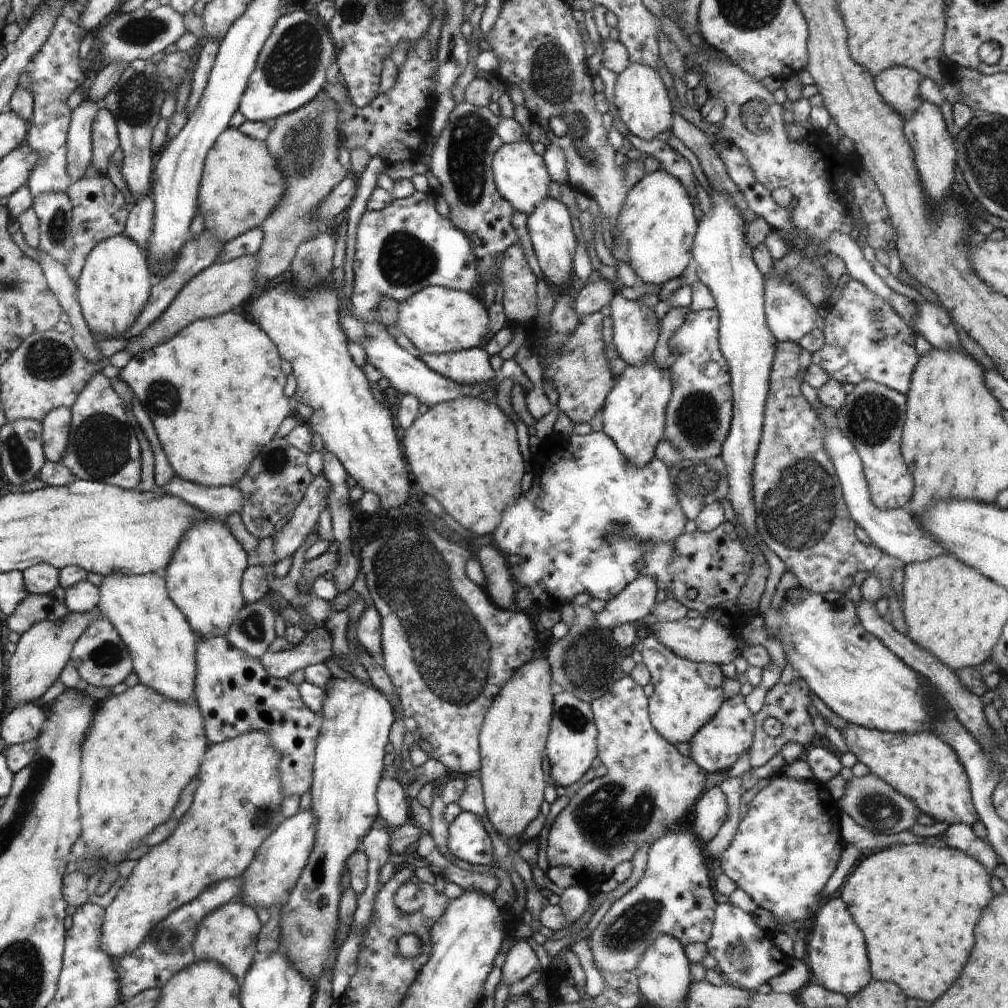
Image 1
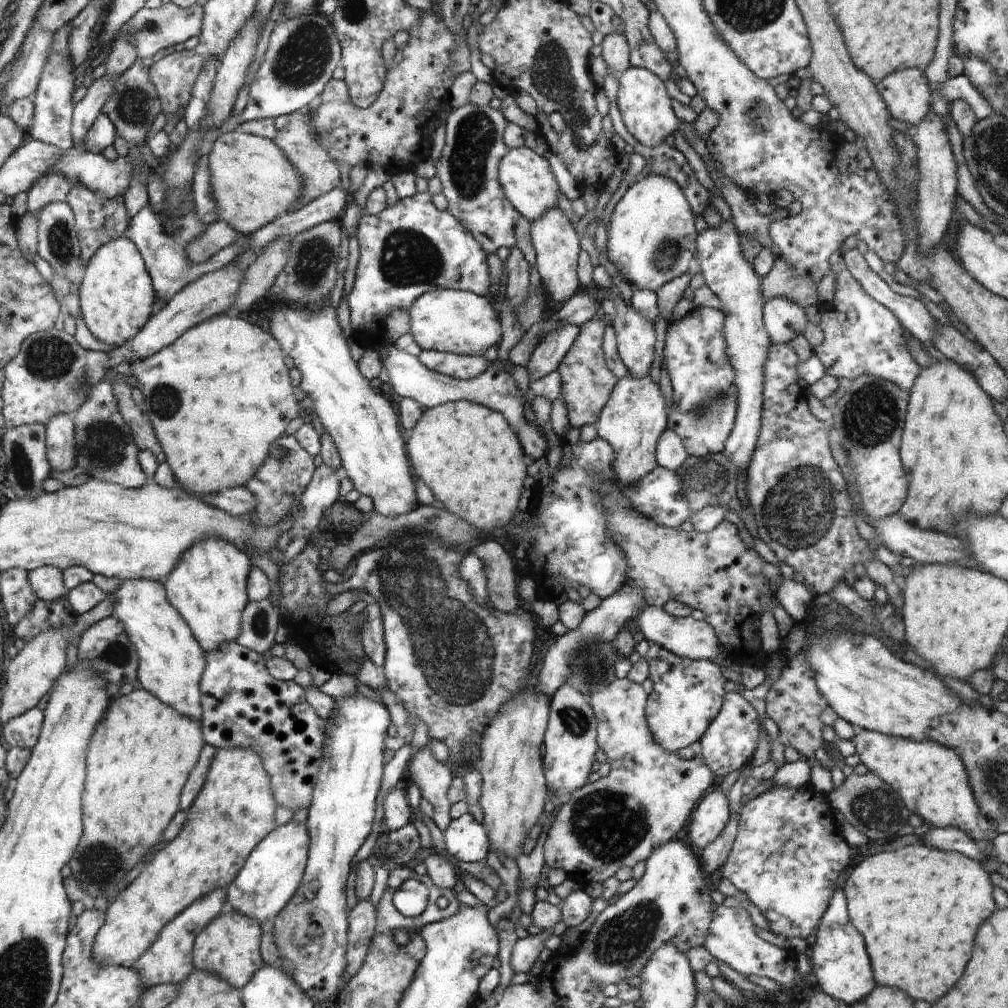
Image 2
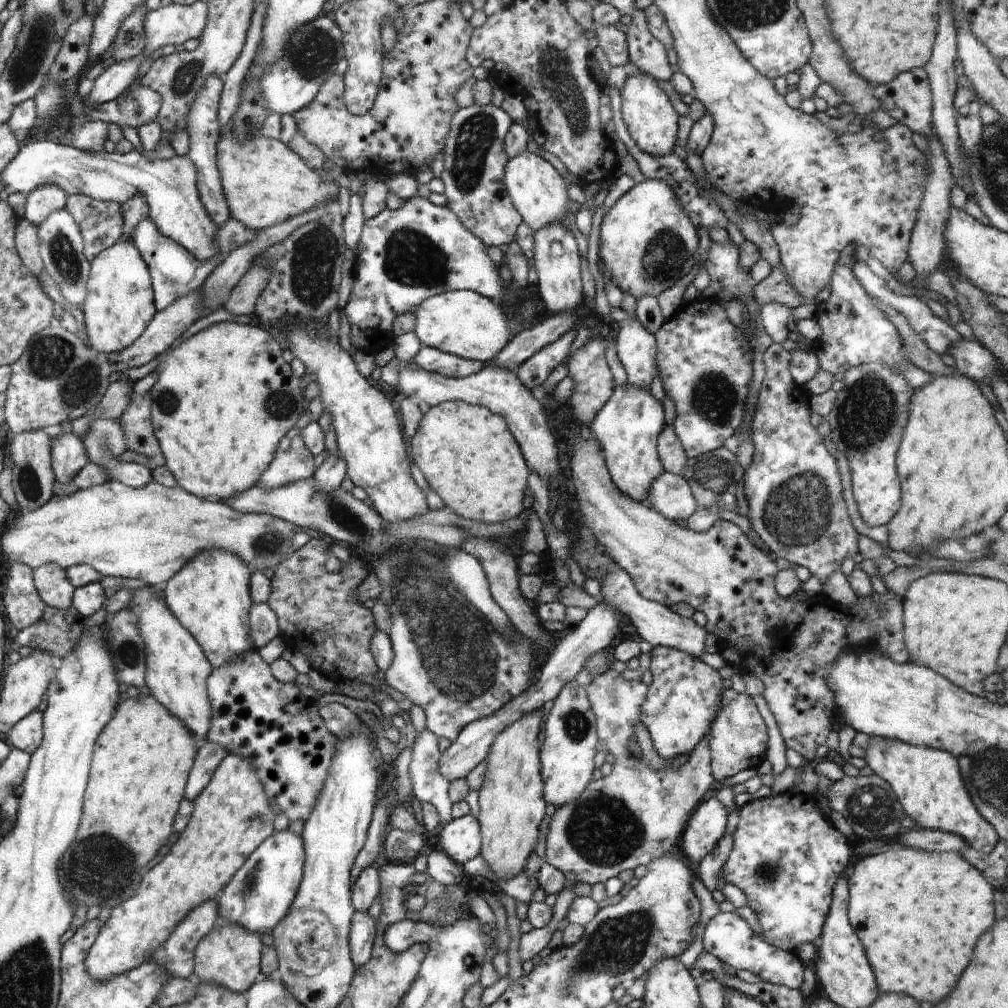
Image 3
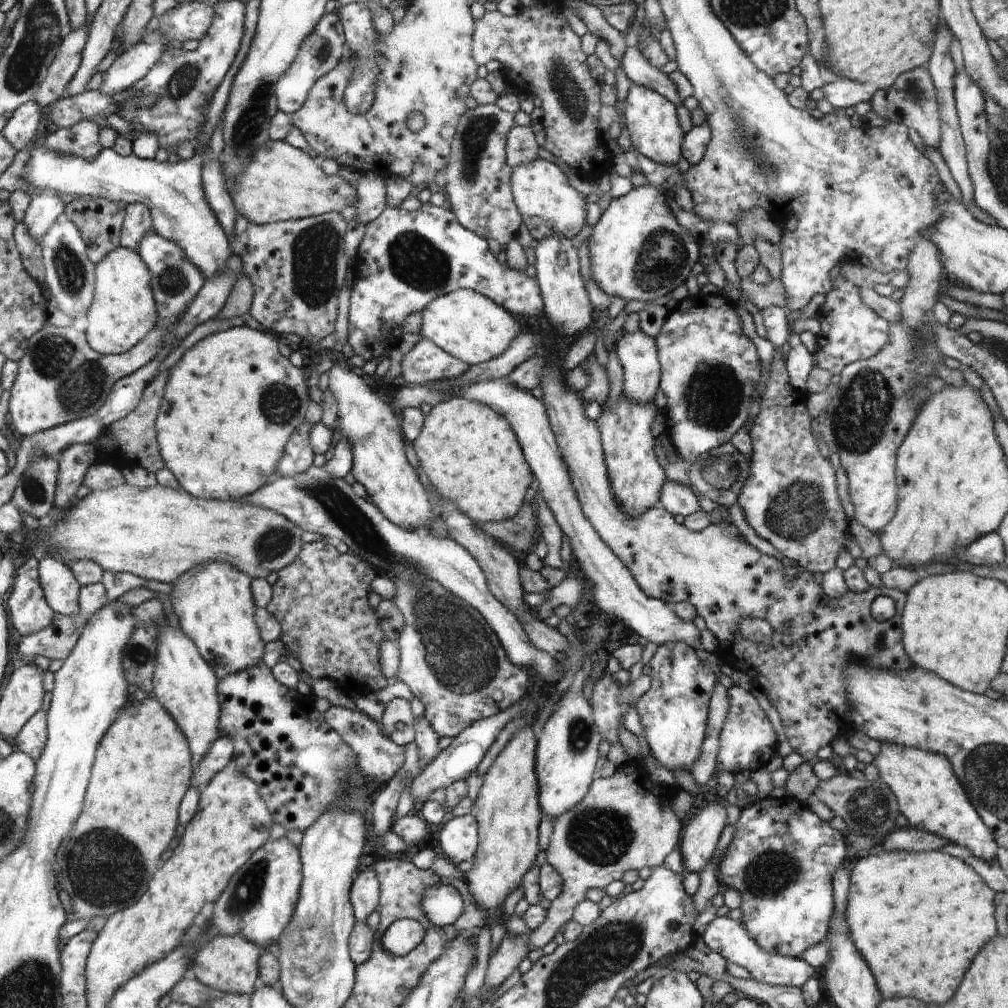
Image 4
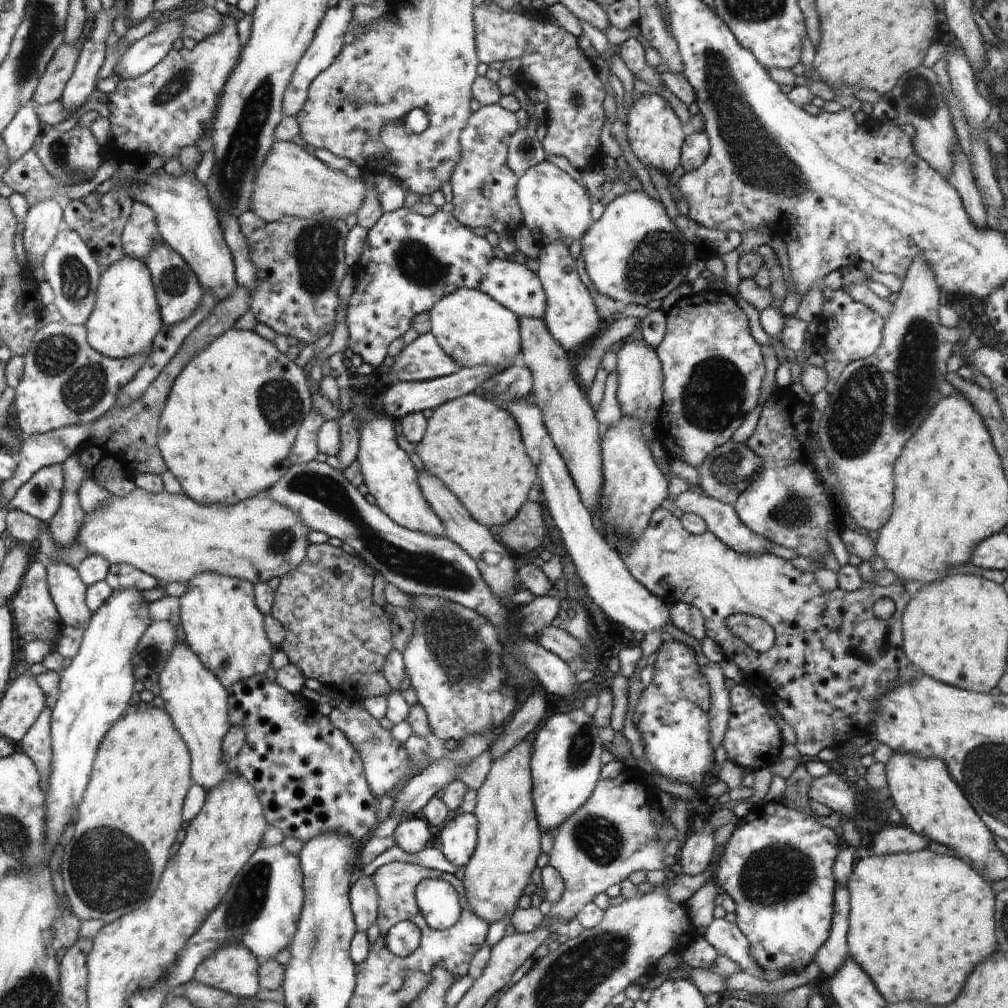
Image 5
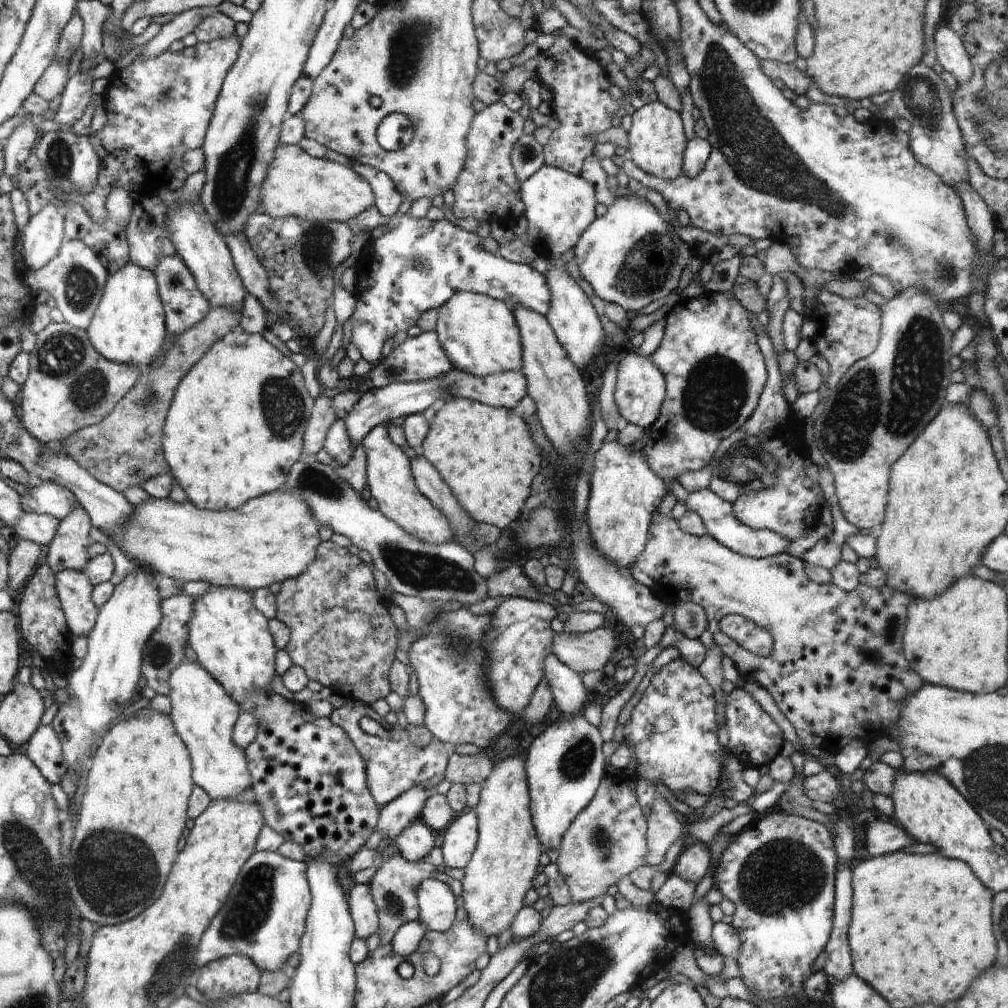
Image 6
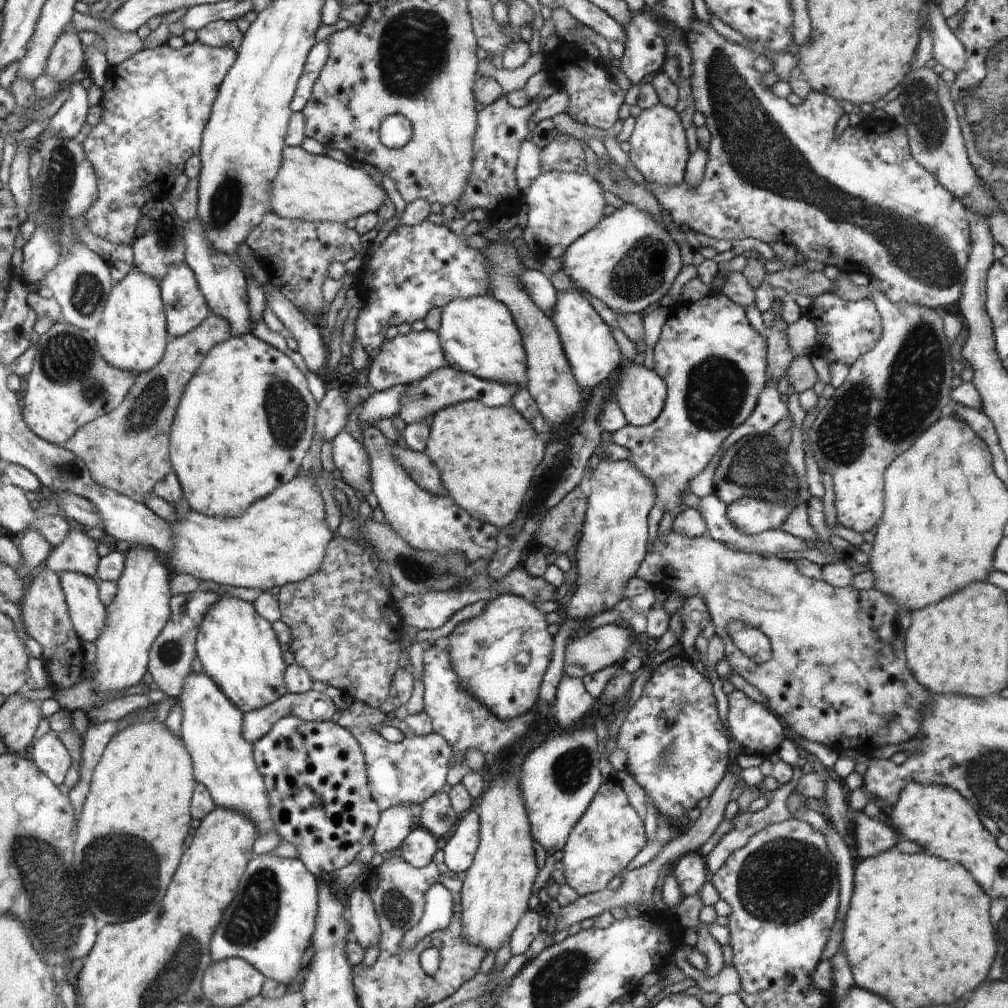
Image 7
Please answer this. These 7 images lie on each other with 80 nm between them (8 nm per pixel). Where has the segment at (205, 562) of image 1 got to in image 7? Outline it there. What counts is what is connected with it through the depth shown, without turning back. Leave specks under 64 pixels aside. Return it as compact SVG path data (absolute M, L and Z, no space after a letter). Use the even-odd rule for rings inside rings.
M223 594L204 617L195 642L197 658L225 695L246 714L276 703L286 694L286 662L272 625L258 614L256 606Z

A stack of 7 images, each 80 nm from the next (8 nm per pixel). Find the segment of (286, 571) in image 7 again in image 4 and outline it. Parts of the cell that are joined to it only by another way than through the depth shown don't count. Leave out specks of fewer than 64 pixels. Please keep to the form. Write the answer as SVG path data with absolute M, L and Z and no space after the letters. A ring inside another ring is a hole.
M124 484L122 486L107 490L97 490L88 493L81 501L77 500L75 507L67 517L64 523L56 523L48 520L49 517L41 523L43 527L48 530L48 540L55 546L61 548L65 556L62 562L66 563L69 559L88 559L90 562L100 565L103 571L113 570L114 572L130 572L141 576L148 580L156 580L156 582L176 582L182 575L190 572L194 567L198 567L201 563L228 563L240 572L246 573L255 579L265 579L271 572L278 572L284 567L288 567L294 559L298 558L302 551L304 543L301 541L302 528L294 524L294 521L281 515L274 509L262 508L260 505L253 505L246 501L221 501L220 499L199 499L198 497L191 497L182 487L174 490L168 487L156 485L145 489L136 488L132 485Z

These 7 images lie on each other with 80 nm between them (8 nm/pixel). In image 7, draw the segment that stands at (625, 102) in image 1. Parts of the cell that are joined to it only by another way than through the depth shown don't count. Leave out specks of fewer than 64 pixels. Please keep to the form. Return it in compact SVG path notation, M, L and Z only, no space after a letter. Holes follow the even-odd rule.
M660 103L644 109L636 117L635 127L628 133L630 142L628 155L648 183L670 187L684 182L685 168L688 166L691 153L686 146L688 142L682 123L681 117L673 108L666 108Z

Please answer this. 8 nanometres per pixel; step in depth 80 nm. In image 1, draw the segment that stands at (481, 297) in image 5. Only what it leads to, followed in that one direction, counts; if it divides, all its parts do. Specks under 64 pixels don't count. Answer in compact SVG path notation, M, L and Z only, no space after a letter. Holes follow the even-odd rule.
M430 285L400 303L397 318L398 338L405 334L421 353L449 353L482 346L488 332L488 312L484 304L459 290Z

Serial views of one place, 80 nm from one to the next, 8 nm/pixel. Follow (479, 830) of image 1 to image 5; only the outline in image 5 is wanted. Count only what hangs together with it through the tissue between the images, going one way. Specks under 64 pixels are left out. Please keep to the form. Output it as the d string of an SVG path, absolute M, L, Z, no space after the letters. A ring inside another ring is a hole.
M457 812L435 834L450 864L465 867L476 850L476 816Z

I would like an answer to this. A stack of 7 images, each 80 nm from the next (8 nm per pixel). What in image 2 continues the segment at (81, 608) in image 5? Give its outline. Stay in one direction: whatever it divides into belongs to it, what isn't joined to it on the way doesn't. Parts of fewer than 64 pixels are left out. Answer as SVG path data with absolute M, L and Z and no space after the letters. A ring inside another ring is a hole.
M45 565L28 574L28 580L38 599L52 602L67 596L68 590L63 581L62 571L58 567Z

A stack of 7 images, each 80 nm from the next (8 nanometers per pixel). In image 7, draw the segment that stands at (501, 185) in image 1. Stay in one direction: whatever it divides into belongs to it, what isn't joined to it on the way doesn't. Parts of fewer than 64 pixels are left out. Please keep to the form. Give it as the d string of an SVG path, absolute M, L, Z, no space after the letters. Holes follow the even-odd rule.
M588 172L540 173L524 195L528 205L528 222L523 230L523 240L531 255L539 262L544 258L560 258L570 246L597 227L604 219L604 192L600 183Z

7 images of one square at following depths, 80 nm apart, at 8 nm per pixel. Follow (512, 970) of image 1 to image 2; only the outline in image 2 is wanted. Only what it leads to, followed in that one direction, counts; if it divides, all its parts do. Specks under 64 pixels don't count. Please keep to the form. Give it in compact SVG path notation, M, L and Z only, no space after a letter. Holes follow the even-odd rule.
M542 931L537 935L528 935L523 939L517 939L511 952L511 968L514 974L528 973L530 968L538 960L540 953L546 950L544 940L552 934L552 931Z

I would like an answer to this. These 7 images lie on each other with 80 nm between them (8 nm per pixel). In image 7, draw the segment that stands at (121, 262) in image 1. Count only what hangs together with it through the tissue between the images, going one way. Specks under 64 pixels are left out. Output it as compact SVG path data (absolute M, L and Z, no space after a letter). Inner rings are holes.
M134 268L113 286L107 296L102 320L94 336L107 362L114 368L137 375L153 369L164 358L169 344L168 328L159 282Z

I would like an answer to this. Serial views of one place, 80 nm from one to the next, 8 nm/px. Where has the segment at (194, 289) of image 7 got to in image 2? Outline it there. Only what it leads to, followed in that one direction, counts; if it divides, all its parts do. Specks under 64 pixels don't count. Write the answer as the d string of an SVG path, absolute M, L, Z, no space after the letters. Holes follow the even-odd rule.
M150 204L139 210L138 214L135 214L129 220L125 237L133 241L141 251L145 264L148 266L149 275L153 279L153 287L156 289L157 298L163 299L166 302L187 284L230 265L236 258L236 255L249 243L249 236L243 236L238 243L223 248L208 260L201 263L193 263L187 257L184 244L178 242L174 236L169 235L164 230L161 218L155 213Z

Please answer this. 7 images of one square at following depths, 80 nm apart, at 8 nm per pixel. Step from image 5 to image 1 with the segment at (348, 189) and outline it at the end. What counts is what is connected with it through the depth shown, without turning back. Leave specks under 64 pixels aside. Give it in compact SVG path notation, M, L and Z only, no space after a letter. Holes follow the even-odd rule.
M229 127L222 131L205 159L200 188L205 228L214 232L224 245L260 227L285 198L286 189L285 173L277 167L268 145L242 134L239 128Z

